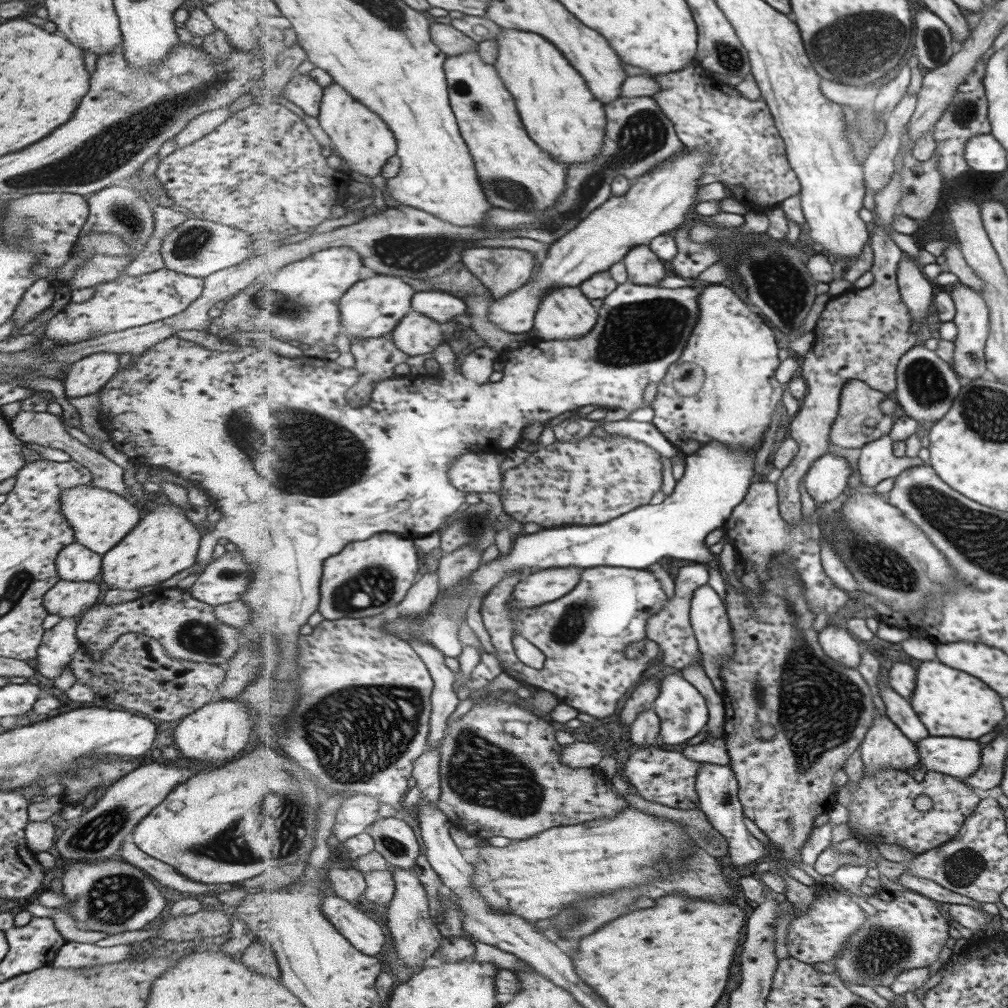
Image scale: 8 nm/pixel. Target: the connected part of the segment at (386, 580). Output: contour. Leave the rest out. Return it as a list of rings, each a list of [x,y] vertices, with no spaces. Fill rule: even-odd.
[[[377,534],[371,540],[359,540],[355,544],[348,544],[341,554],[326,560],[322,576],[322,600],[319,612],[327,620],[346,618],[360,619],[383,614],[387,608],[393,608],[406,599],[407,593],[416,583],[419,572],[419,549],[415,547],[413,538],[401,538],[400,534]]]

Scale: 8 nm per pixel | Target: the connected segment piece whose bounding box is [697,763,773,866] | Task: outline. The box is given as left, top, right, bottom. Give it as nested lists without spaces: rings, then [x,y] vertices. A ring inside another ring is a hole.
[[[705,763],[698,772],[698,792],[700,797],[700,809],[708,816],[711,824],[723,835],[729,844],[728,855],[725,862],[743,866],[771,856],[772,850],[761,843],[749,830],[743,818],[744,806],[739,797],[739,782],[735,778],[735,771],[731,765],[718,765]]]

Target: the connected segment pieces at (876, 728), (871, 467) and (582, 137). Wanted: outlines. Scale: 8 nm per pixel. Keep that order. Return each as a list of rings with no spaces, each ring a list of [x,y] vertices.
[[[878,712],[863,740],[861,755],[863,772],[878,772],[884,768],[909,770],[921,760],[915,742],[911,742],[889,716]]]
[[[885,435],[861,448],[858,468],[866,485],[874,487],[887,478],[895,479],[902,472],[913,468],[915,462],[923,462],[923,460],[919,460],[919,457],[895,456],[893,454],[893,441],[894,438],[891,435]]]
[[[501,29],[493,38],[500,48],[494,65],[514,94],[527,132],[545,152],[569,166],[597,160],[606,146],[606,104],[591,92],[586,78],[547,38],[526,30]]]

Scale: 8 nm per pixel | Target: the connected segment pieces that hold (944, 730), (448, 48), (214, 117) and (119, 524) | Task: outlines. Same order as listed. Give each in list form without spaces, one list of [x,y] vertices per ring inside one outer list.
[[[927,660],[919,665],[917,677],[919,682],[913,696],[913,706],[925,722],[929,736],[963,736],[967,740],[975,740],[991,732],[1005,718],[1001,698],[981,680],[965,672],[947,668],[937,660]]]
[[[433,23],[431,25],[431,37],[435,44],[439,45],[439,48],[442,48],[442,51],[448,56],[477,51],[480,46],[473,38],[465,36],[461,30],[447,24]]]
[[[224,106],[224,108],[218,108],[196,116],[172,139],[175,148],[183,148],[184,146],[189,146],[189,143],[199,140],[205,133],[211,132],[231,114],[233,112],[229,114],[228,106]]]
[[[79,485],[66,488],[58,496],[61,515],[74,532],[74,541],[95,554],[104,555],[137,524],[138,505],[131,504],[117,493],[91,485]]]

